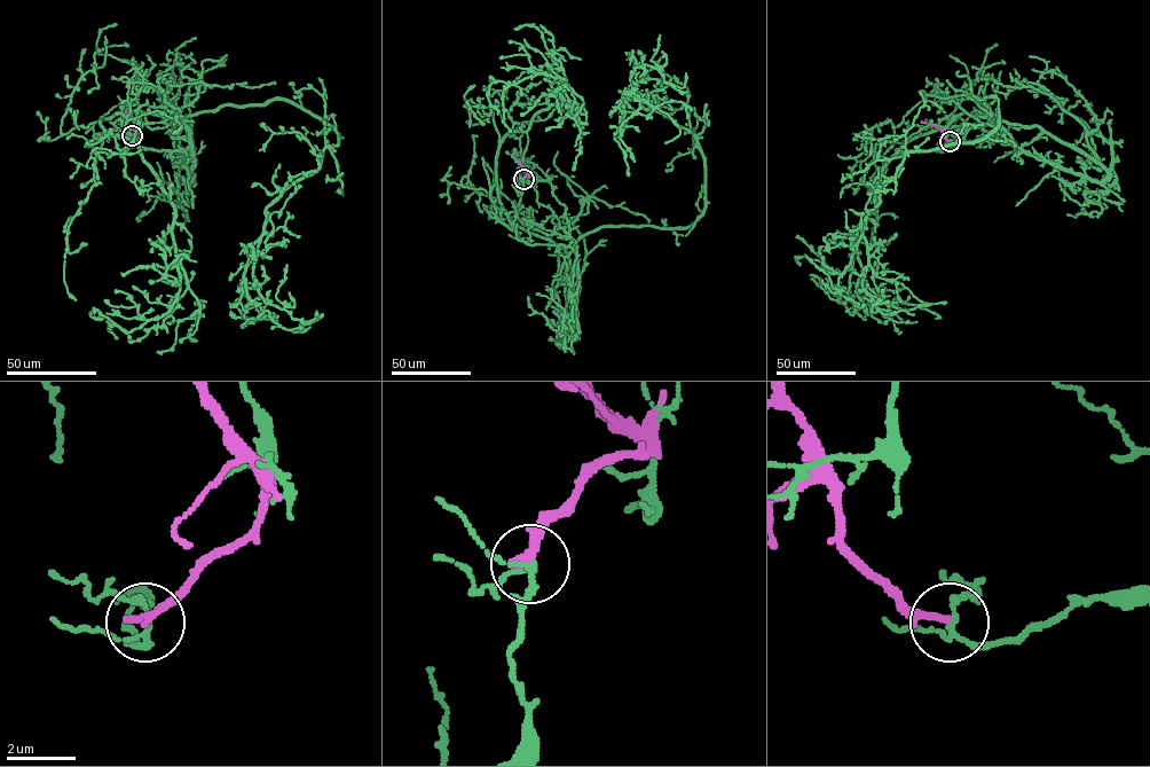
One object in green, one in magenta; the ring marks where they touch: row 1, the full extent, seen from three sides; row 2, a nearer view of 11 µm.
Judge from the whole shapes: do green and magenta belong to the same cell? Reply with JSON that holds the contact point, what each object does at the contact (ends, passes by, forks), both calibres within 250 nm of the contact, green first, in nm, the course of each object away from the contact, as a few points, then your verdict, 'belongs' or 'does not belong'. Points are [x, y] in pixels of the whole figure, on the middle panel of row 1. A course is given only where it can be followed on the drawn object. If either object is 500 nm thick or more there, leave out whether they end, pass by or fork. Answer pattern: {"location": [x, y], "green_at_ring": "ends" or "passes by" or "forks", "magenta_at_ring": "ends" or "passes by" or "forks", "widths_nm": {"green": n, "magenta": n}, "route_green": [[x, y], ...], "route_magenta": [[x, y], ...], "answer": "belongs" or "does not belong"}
{"location": [524, 179], "green_at_ring": "forks", "magenta_at_ring": "ends", "widths_nm": {"green": 130, "magenta": 280}, "route_green": [[524, 179], [507, 219], [573, 250], [575, 337], [574, 244], [705, 205], [698, 139], [625, 92], [666, 143]], "route_magenta": [[524, 179], [529, 174], [512, 150]], "answer": "does not belong"}

